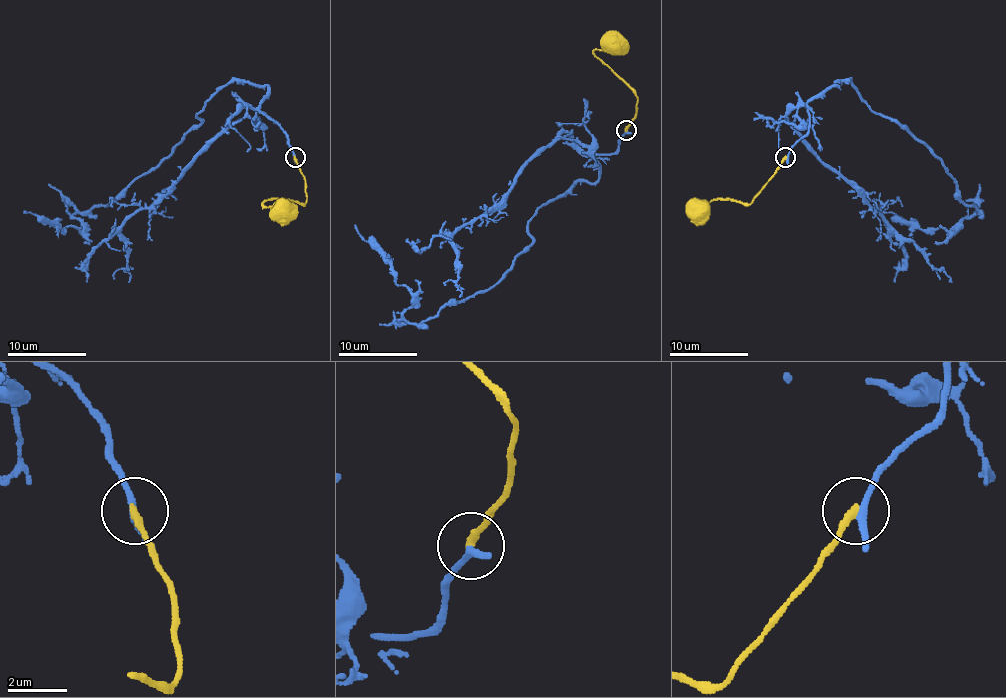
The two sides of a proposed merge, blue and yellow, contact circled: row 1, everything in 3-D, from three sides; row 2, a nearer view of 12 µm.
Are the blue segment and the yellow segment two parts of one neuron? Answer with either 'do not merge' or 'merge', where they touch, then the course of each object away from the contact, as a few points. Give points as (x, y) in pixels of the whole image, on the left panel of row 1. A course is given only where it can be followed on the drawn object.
do not merge; at (295, 157); blue runs (295, 157), (262, 111), (268, 86), (228, 82), (161, 163), (108, 204), (72, 216), (82, 230), (23, 212); yellow runs (295, 157), (305, 180), (307, 200), (299, 204), (268, 198), (262, 204), (279, 206), (295, 216)

